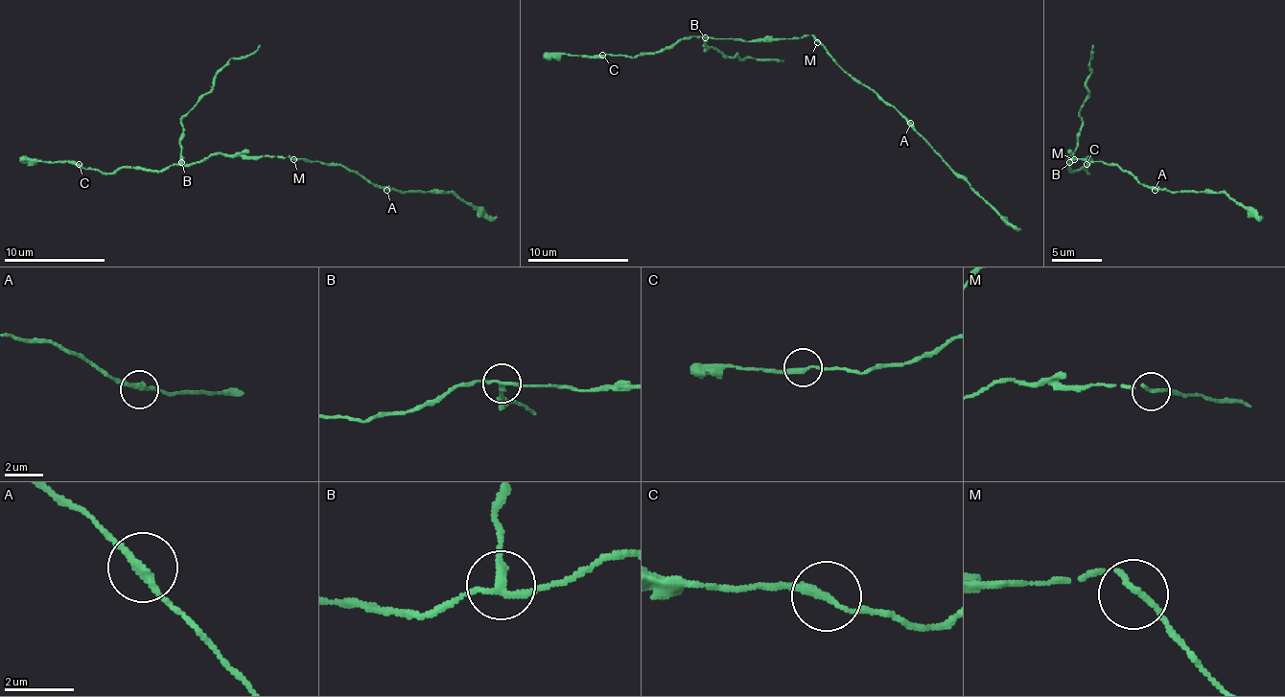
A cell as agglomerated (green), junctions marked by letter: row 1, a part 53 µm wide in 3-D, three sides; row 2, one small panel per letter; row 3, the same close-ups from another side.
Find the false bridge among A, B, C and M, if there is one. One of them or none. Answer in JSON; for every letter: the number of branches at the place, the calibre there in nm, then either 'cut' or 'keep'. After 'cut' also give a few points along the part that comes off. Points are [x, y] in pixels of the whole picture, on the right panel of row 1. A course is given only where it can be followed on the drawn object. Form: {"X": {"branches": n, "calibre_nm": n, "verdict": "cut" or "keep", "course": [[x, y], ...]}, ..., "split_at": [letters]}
{"A": {"branches": 2, "calibre_nm": 240, "verdict": "keep"}, "B": {"branches": 3, "calibre_nm": 190, "verdict": "cut", "course": [[1068, 162], [1076, 147], [1082, 116], [1079, 108], [1088, 94], [1086, 79], [1094, 46]]}, "C": {"branches": 2, "calibre_nm": 240, "verdict": "keep"}, "M": {"branches": 2, "calibre_nm": 140, "verdict": "keep"}, "split_at": ["B"]}

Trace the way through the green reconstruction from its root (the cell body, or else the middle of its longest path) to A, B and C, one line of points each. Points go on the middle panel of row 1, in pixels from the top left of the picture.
A: (817, 39), (852, 78), (875, 90), (910, 123)
B: (817, 39), (809, 34), (791, 39), (749, 42), (706, 36)
C: (817, 39), (809, 34), (791, 39), (749, 42), (688, 36), (658, 52), (642, 52), (635, 57), (602, 55)

